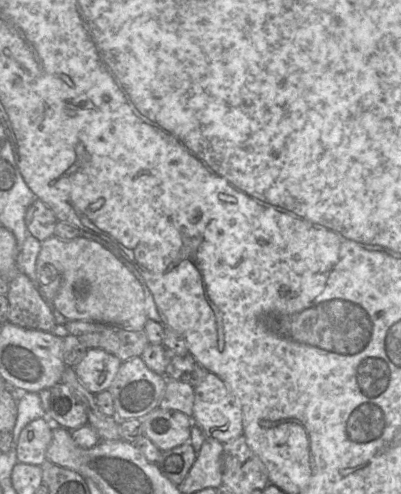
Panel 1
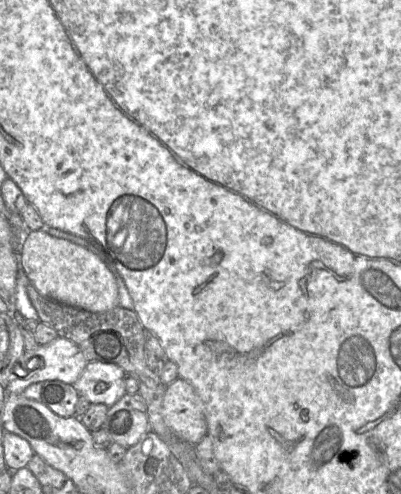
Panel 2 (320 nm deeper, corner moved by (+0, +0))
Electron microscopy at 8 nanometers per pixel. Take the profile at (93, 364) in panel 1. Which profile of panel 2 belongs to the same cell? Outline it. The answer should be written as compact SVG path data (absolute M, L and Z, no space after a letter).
M60 336L46 345L24 351L16 363L26 369L28 361L34 357L42 359L42 367L30 371L25 377L11 373L11 380L5 385L6 394L22 394L29 385L47 380L73 384L88 363L74 342Z

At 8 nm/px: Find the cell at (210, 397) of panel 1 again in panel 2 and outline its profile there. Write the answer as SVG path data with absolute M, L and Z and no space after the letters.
M180 377L166 386L162 416L174 435L188 444L196 445L208 433L202 400Z

